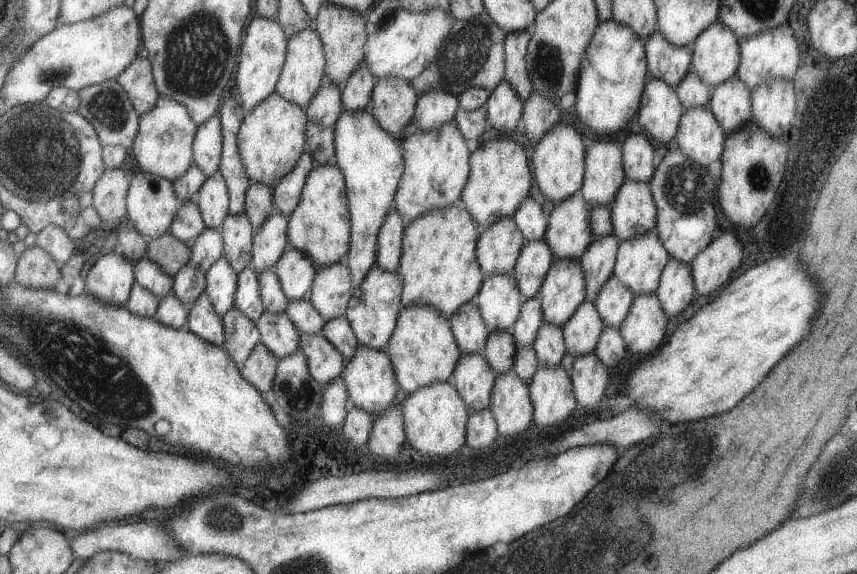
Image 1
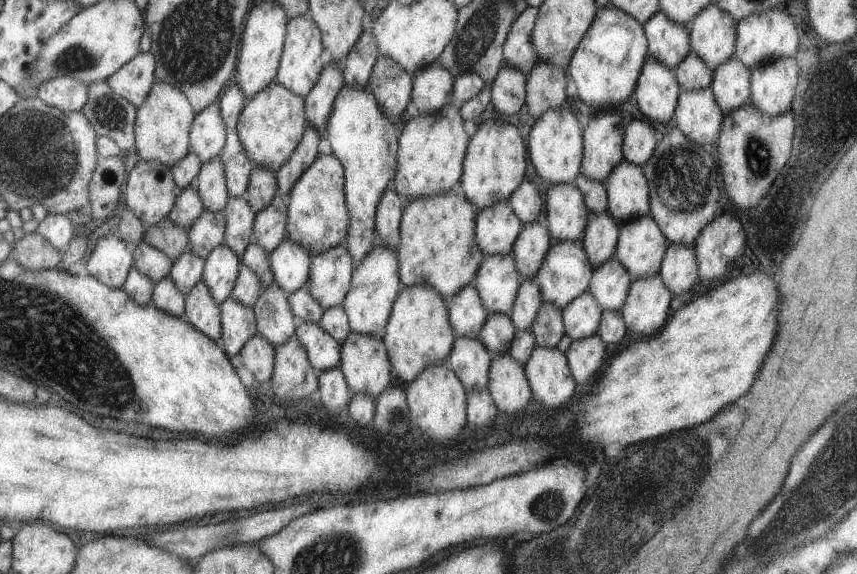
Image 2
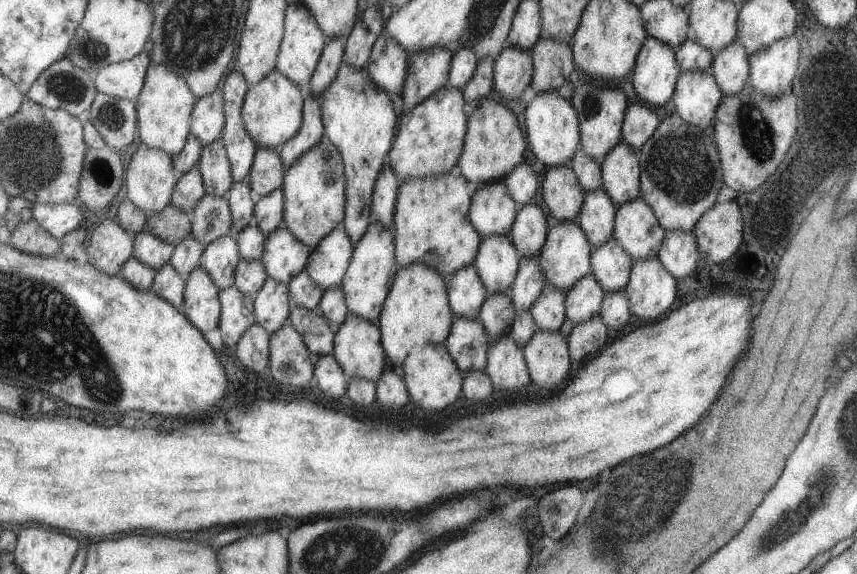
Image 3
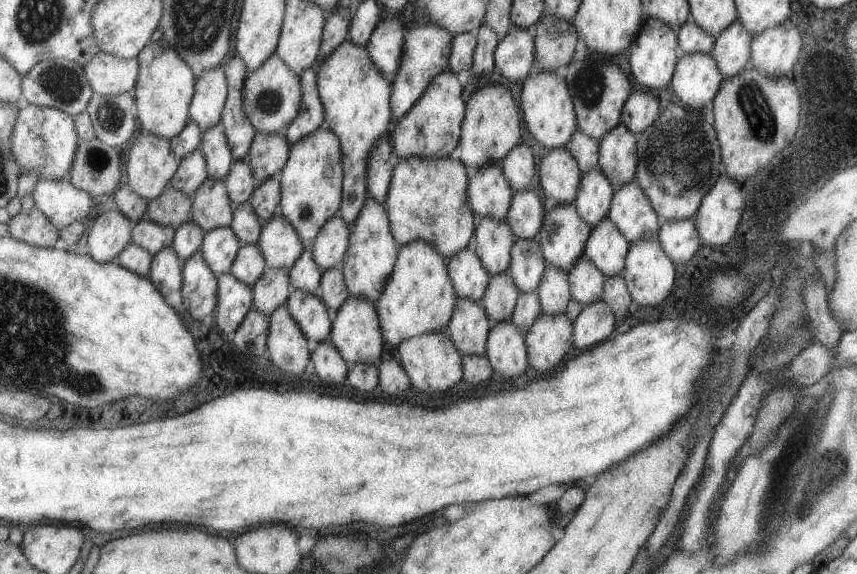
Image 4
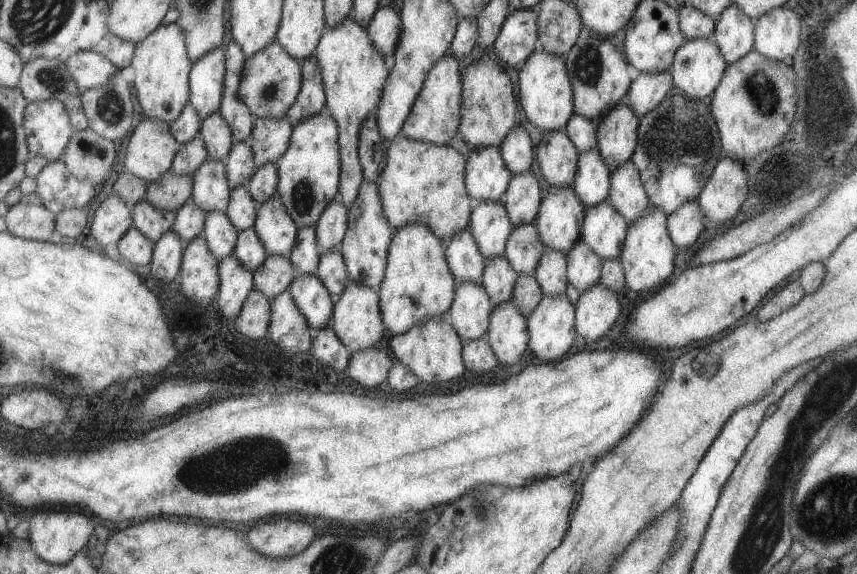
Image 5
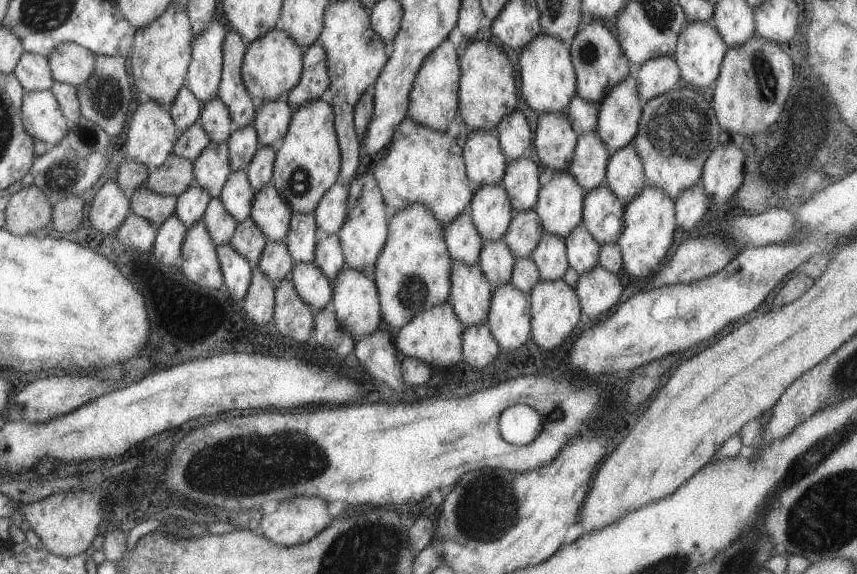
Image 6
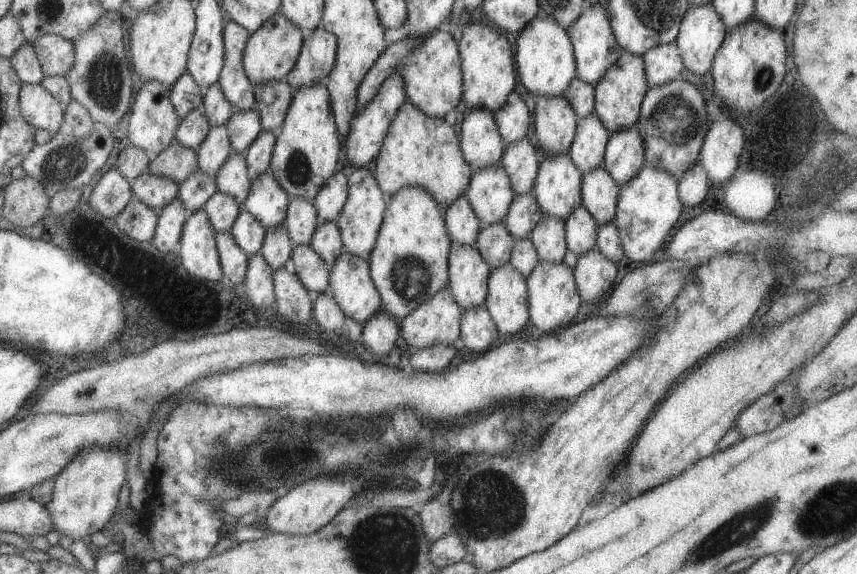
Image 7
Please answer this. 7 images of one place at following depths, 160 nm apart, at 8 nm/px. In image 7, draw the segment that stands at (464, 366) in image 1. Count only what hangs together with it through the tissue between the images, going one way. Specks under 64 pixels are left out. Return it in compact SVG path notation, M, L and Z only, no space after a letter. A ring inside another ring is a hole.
M451 241L447 262L447 287L461 310L483 305L490 268L475 246Z

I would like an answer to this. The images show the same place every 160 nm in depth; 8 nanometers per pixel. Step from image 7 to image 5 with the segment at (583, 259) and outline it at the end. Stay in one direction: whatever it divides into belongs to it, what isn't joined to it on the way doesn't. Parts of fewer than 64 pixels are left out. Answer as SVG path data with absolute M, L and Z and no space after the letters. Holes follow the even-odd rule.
M593 283L580 292L574 304L574 325L581 343L597 340L603 336L615 318L619 316L618 296L604 284Z

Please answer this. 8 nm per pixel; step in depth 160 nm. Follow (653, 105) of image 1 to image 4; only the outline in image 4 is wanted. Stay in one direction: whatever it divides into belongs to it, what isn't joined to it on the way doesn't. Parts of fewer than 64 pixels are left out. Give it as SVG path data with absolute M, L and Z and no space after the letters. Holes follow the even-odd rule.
M648 18L628 49L631 53L629 54L629 72L634 80L652 93L654 90L665 88L673 78L675 64L677 64L680 55L676 32L671 30L669 26L665 26L663 22L655 20L655 18Z

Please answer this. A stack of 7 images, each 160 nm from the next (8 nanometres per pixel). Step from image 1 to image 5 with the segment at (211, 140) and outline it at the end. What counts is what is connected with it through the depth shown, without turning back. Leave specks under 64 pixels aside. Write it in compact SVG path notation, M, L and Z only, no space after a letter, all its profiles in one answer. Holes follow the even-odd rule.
M225 44L216 46L191 65L188 74L188 101L200 120L220 107L225 49Z

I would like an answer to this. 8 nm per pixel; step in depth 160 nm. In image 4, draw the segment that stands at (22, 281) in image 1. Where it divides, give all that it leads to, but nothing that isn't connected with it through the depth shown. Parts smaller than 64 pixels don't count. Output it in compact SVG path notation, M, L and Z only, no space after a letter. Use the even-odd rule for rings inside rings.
M35 206L10 217L7 225L9 235L31 246L53 247L58 238L58 230Z

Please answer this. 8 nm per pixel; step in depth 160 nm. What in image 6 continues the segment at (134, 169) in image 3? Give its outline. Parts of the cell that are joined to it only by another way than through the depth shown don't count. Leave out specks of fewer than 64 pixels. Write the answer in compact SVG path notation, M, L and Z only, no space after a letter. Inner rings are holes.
M142 98L128 123L127 137L123 144L125 156L144 164L148 170L158 167L172 152L173 145L179 135L178 128L171 120L167 107L156 100Z

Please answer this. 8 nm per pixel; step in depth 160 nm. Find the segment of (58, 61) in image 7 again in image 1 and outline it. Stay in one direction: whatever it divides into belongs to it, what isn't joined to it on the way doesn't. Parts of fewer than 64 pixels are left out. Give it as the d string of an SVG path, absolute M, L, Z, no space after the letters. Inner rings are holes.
M135 57L115 79L127 93L139 116L148 111L159 96L153 84L152 68L147 58Z

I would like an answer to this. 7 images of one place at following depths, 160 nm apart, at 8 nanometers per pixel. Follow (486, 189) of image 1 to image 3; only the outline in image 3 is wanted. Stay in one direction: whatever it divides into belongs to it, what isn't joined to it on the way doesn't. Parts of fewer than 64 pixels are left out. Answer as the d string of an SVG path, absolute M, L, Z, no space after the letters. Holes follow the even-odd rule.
M485 97L474 105L471 115L466 118L466 133L456 164L460 174L479 189L485 183L503 180L519 161L523 161L523 148L525 140L515 114L504 102L495 102Z

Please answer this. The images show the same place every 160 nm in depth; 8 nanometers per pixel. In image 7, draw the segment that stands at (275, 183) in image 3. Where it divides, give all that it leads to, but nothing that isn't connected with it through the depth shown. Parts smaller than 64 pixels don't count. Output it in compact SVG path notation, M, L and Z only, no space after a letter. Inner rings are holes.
M285 80L261 81L253 84L253 108L258 112L263 131L279 134L284 114L292 99L293 88Z

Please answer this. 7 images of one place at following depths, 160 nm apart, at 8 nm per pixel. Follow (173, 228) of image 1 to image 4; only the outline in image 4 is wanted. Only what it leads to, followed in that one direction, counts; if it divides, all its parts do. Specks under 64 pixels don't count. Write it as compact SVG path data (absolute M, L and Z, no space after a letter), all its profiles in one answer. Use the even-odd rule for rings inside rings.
M194 148L178 161L177 168L169 179L169 186L192 198L194 190L207 176L204 154L200 148Z

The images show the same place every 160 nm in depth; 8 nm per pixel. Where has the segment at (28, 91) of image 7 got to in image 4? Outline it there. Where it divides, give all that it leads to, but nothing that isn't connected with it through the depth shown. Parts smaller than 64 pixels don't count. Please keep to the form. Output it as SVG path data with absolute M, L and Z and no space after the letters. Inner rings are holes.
M22 103L19 106L19 112L17 115L16 123L14 124L11 136L10 136L10 149L12 152L12 155L14 156L14 159L16 160L16 163L20 166L20 172L21 174L24 173L26 170L32 170L33 172L36 172L38 174L39 179L63 179L67 178L69 176L70 168L72 160L74 159L74 154L76 153L77 143L78 143L78 136L74 127L74 122L72 121L72 117L70 117L68 114L65 114L63 111L60 111L59 109L53 108L53 107L39 107L35 105L29 105Z

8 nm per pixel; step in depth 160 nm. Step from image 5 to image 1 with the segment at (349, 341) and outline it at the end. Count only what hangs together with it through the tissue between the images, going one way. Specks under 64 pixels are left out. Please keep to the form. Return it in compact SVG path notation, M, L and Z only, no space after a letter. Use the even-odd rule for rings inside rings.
M359 344L352 357L344 363L340 375L347 387L349 403L362 408L373 418L381 414L385 408L391 403L395 403L400 397L399 386L386 351Z

